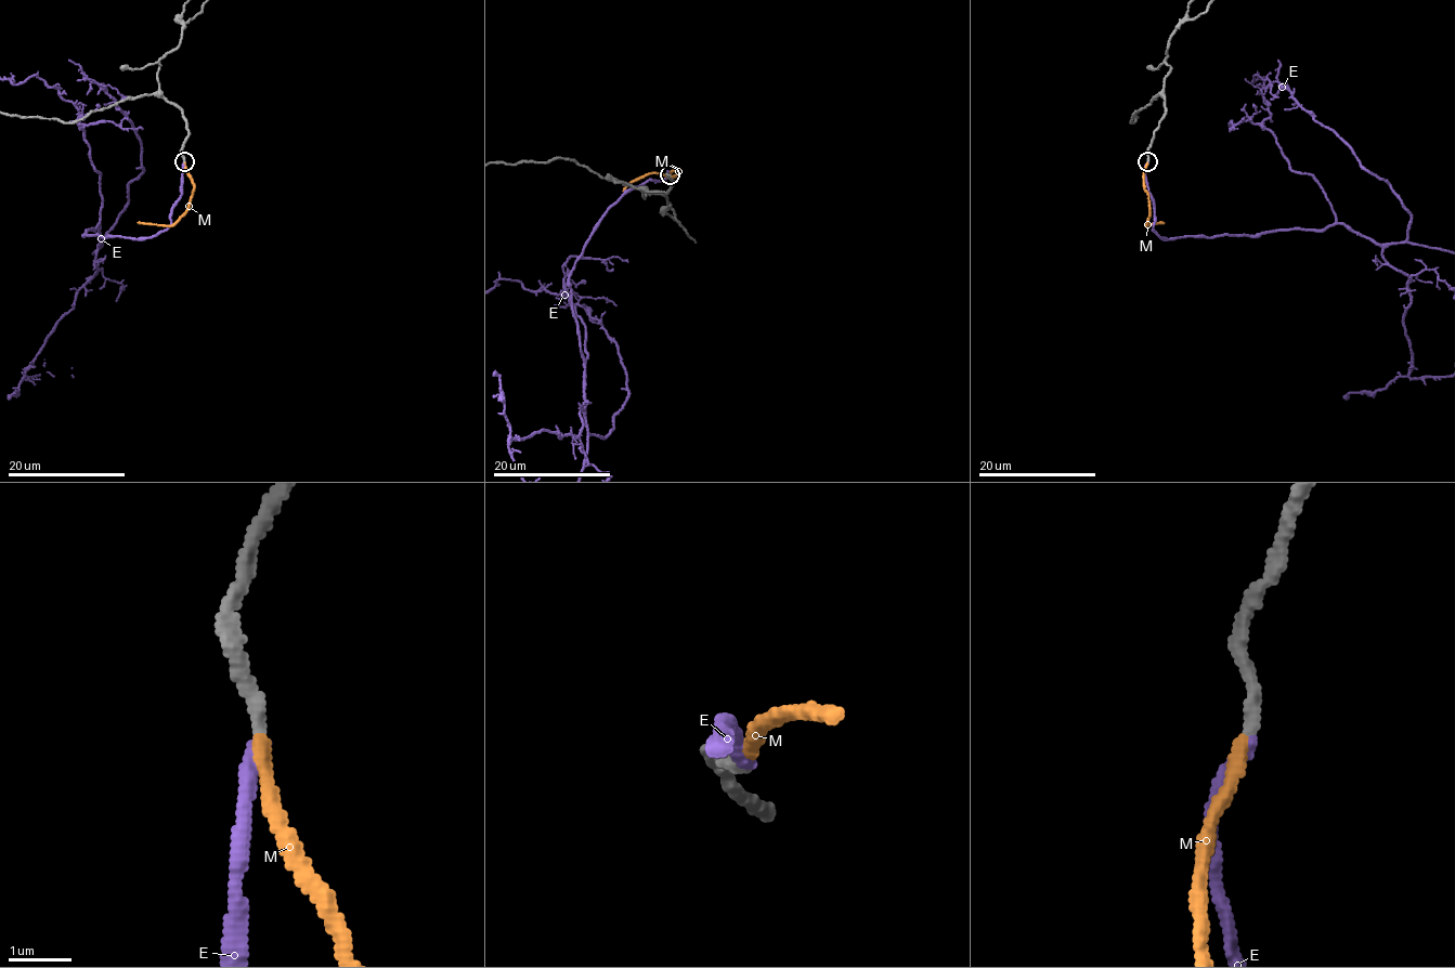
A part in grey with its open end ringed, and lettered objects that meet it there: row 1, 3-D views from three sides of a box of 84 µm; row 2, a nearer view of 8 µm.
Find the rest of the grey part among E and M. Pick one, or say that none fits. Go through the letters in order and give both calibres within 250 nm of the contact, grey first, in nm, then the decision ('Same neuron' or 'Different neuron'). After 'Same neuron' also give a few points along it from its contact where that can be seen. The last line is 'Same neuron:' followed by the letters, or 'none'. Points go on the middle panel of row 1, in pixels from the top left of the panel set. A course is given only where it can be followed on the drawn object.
E: Thickness 220 nm (grey) against 220 nm. Different neuron
M: Thickness 200 nm (grey) against 200 nm. Same neuron. Its course: (670, 174), (677, 170), (675, 177), (646, 173), (622, 191)
Same neuron: M

